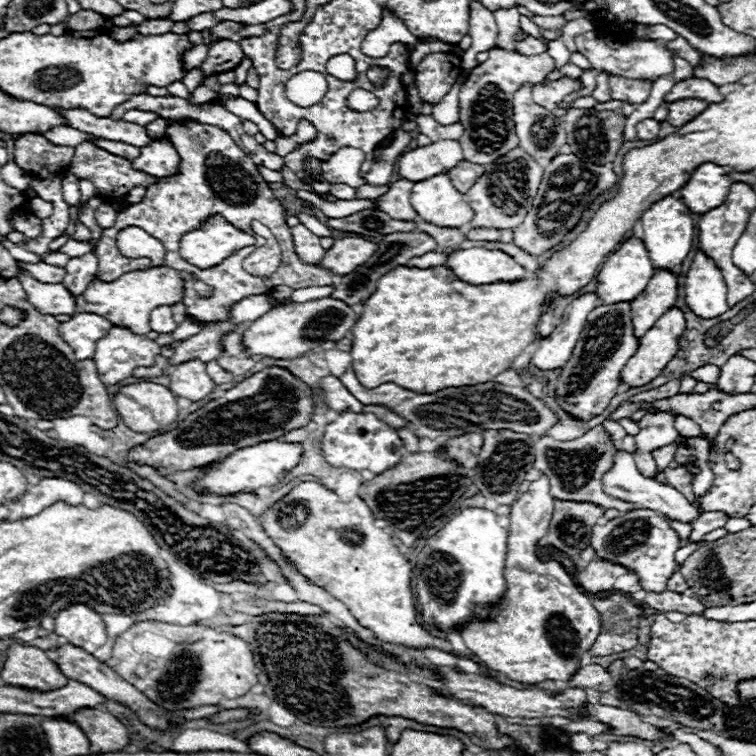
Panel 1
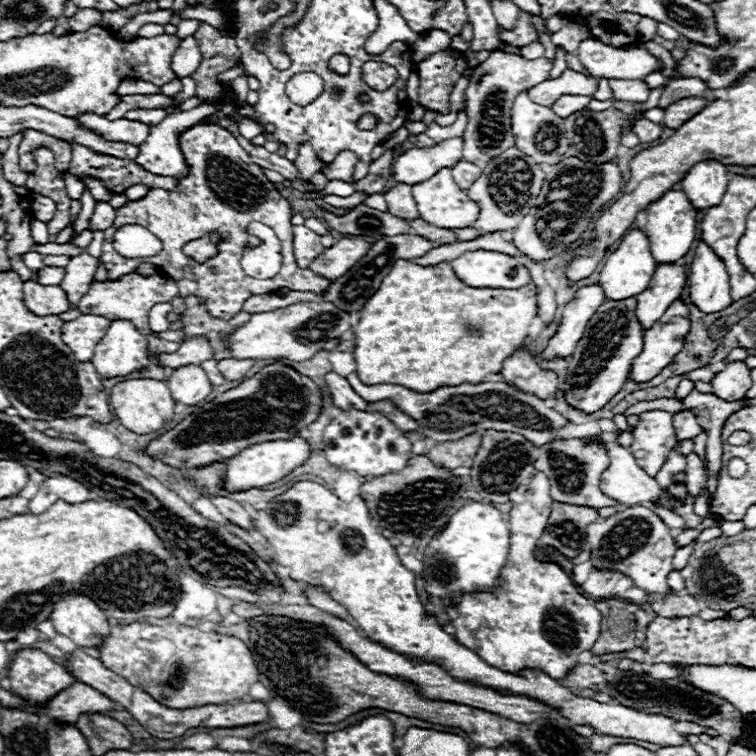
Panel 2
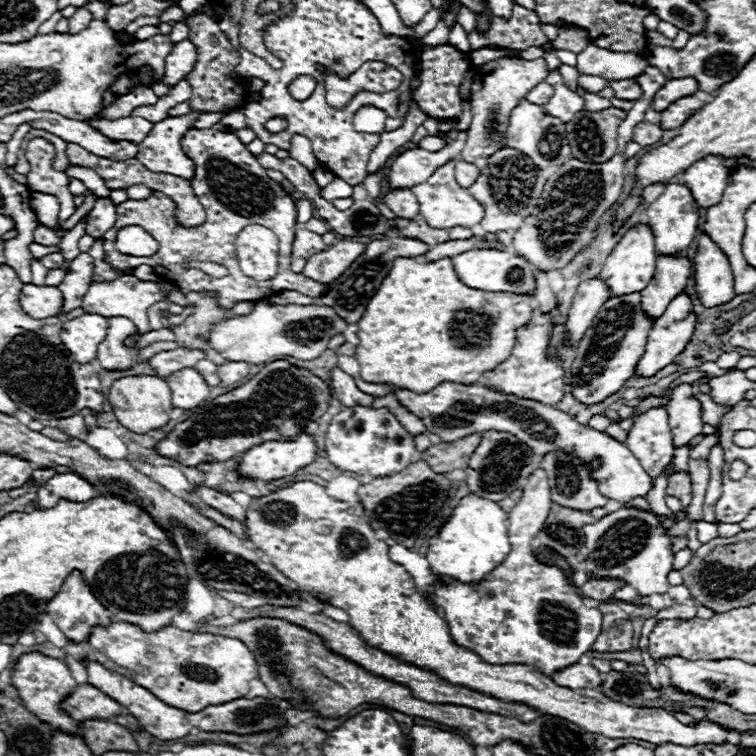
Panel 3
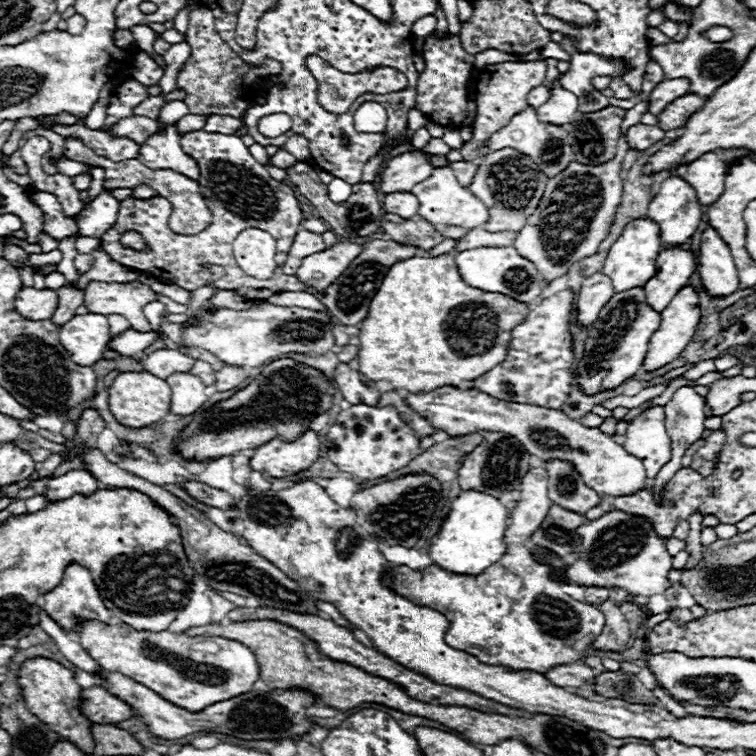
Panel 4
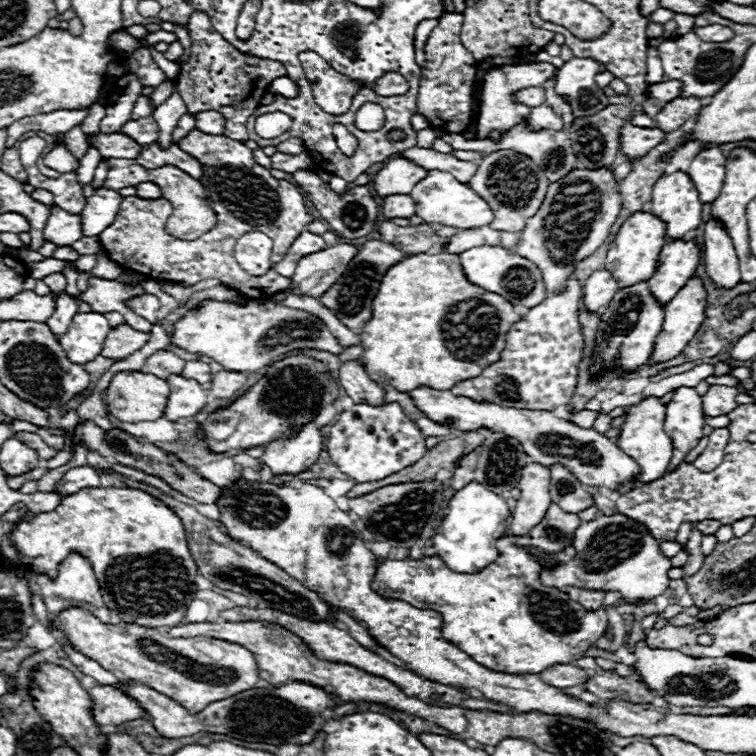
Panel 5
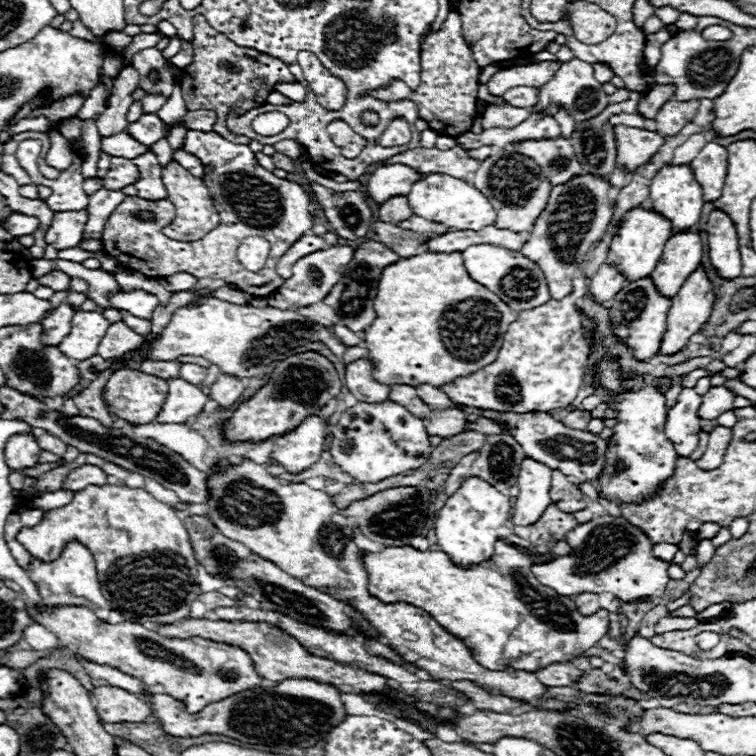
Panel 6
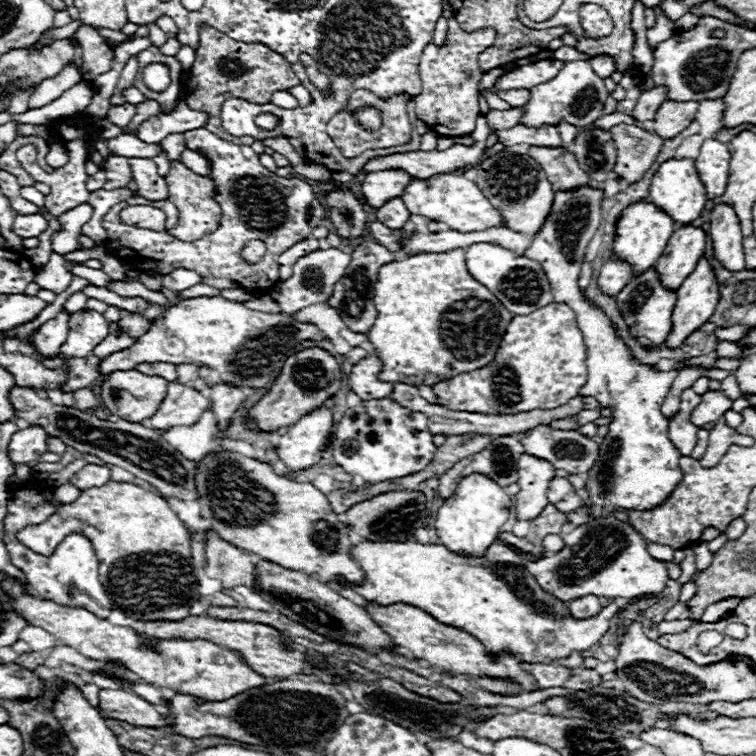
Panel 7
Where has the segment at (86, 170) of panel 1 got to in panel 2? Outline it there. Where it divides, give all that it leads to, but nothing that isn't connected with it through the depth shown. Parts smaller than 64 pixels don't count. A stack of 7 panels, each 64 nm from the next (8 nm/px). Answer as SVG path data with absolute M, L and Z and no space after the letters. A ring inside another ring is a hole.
M72 144L70 174L98 178L100 182L106 184L108 190L116 194L122 194L126 188L134 184L144 184L148 188L166 188L166 190L172 190L172 186L178 186L176 178L148 174L134 160L122 160L122 158L98 154L82 144Z

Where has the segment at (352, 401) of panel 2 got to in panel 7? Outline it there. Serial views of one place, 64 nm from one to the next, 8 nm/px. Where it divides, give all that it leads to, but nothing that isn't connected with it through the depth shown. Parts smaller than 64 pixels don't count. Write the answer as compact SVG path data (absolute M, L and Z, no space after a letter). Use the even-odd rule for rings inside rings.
M368 356L352 366L352 372L348 376L348 386L362 400L376 400L390 396L392 384L378 380L380 366L382 364L378 362L376 356Z

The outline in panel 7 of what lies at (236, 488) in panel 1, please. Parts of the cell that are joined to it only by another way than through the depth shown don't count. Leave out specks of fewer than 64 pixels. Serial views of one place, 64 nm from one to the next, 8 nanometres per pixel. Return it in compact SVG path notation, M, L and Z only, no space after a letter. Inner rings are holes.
M320 406L312 410L312 414L300 418L282 436L276 448L278 458L290 468L290 472L310 468L322 458L330 432L332 432L332 412Z

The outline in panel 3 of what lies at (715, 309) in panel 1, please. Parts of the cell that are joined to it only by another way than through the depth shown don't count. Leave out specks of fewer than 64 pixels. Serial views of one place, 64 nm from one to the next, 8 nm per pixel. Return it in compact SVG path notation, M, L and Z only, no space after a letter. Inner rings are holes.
M702 234L698 240L698 252L692 268L696 294L706 308L726 304L734 298L734 276L730 262L706 234Z

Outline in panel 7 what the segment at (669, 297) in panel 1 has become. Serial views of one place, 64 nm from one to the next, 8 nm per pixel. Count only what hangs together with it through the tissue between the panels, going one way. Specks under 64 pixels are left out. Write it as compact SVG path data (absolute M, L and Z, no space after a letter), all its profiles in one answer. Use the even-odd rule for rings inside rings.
M682 226L672 234L664 254L660 256L660 262L656 262L654 266L666 290L676 292L680 288L684 278L692 274L694 266L702 258L704 246L706 246L706 232L702 228Z

